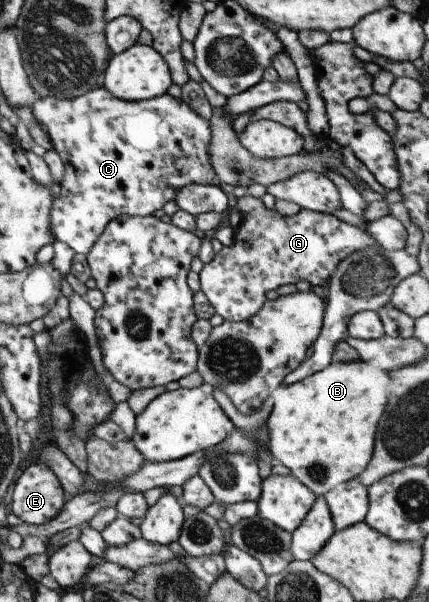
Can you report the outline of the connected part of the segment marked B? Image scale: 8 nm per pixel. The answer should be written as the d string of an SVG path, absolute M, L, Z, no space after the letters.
M359 359L349 363L333 362L328 368L310 375L307 379L303 379L303 381L293 383L289 386L283 385L282 387L279 387L279 389L273 393L273 399L275 399L274 409L267 421L267 429L269 429L269 450L271 451L275 462L287 467L293 476L296 476L301 483L306 487L309 487L309 489L312 489L319 497L325 497L325 495L333 488L344 484L363 473L373 451L377 422L383 411L385 411L385 406L388 402L389 383L389 376L386 371L373 367L372 364L368 364Z

